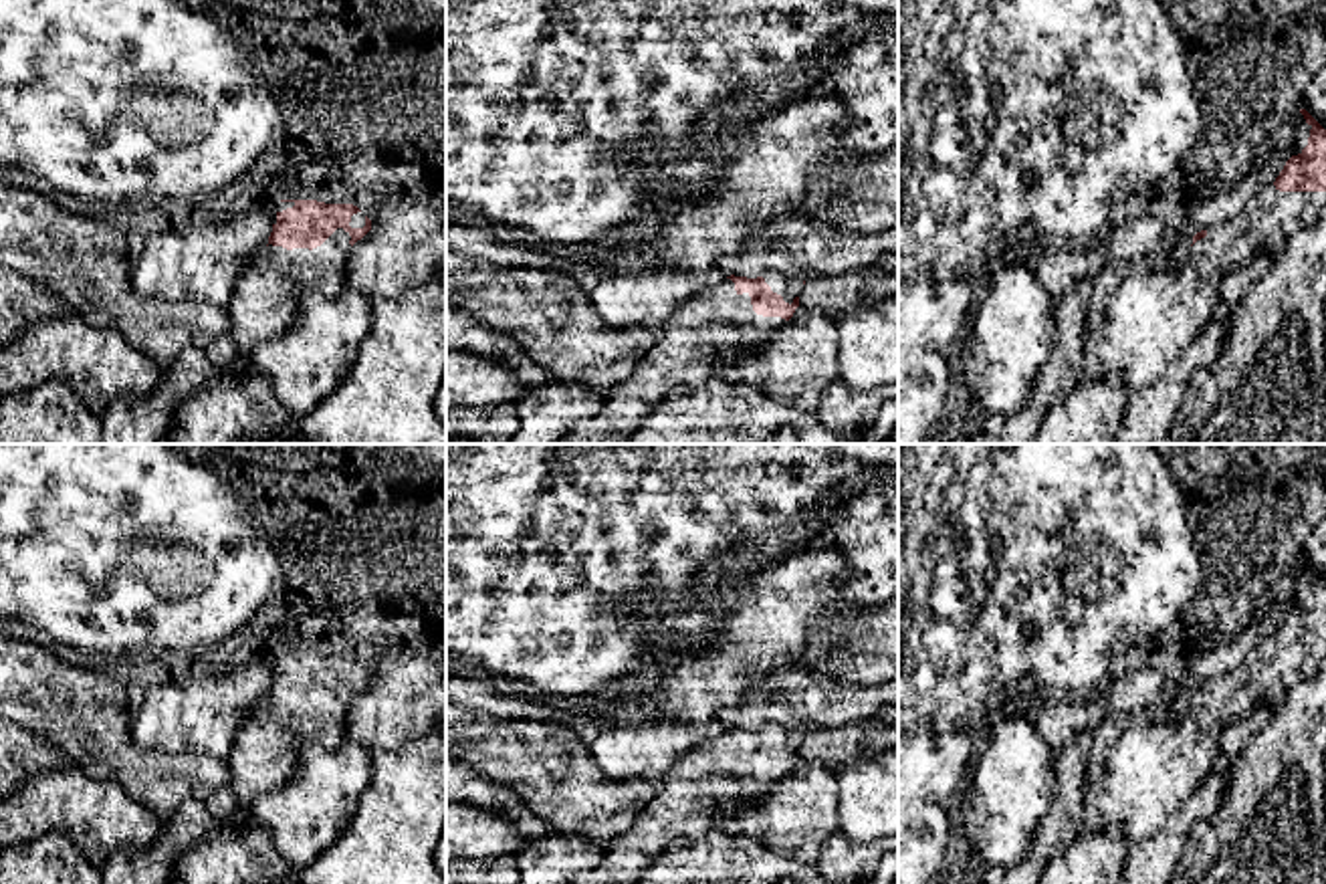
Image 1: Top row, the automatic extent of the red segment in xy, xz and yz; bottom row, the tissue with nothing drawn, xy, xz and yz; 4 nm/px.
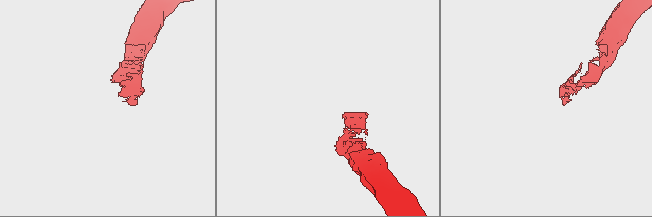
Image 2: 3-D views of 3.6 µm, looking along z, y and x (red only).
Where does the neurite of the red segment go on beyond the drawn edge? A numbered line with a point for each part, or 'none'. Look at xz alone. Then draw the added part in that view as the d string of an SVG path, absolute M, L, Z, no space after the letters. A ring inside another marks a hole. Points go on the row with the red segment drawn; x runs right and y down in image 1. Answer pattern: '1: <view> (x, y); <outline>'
1: xz (709, 332); M731 279L702 289L674 309L660 327L662 335L636 363L628 379L603 398L597 414L571 426L555 444L628 444L640 422L678 388L696 388L710 375L723 375L727 365L755 351L785 323L781 317L757 315L749 293L739 295Z

